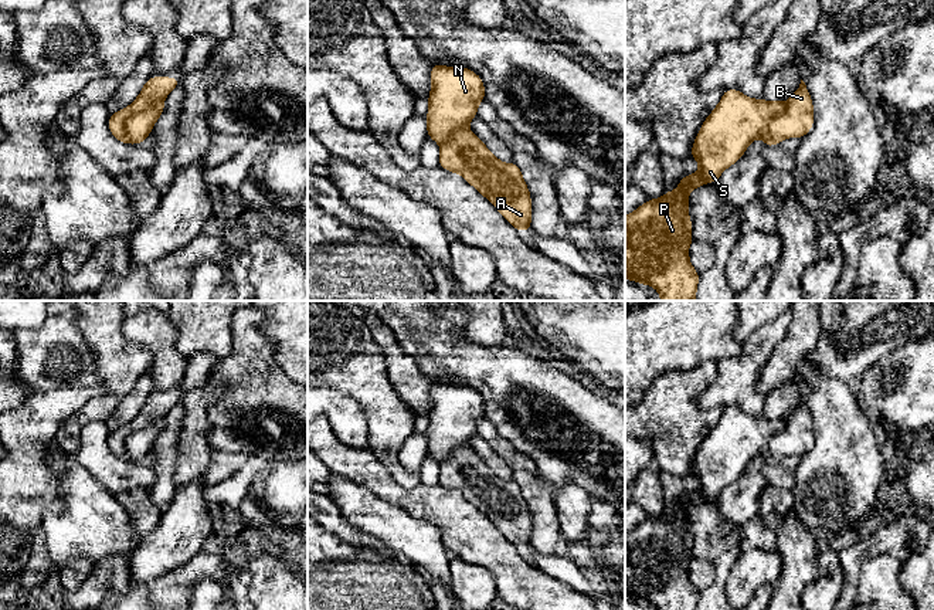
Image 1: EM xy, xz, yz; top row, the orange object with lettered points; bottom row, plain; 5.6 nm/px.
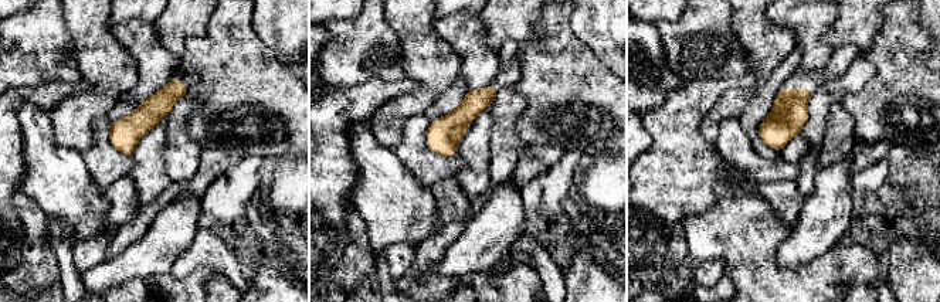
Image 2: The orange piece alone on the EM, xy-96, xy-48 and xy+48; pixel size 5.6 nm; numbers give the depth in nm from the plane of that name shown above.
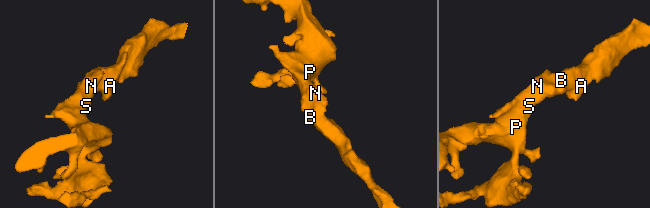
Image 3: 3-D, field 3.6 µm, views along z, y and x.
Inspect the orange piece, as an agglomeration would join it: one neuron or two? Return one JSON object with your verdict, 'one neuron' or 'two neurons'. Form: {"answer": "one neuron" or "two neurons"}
{"answer": "two neurons"}

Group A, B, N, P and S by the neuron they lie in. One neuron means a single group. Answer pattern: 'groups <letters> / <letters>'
groups A B / N P S

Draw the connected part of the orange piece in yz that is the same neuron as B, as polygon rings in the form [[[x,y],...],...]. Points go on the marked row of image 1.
[[[805,82],[789,96],[785,111],[772,118],[770,133],[777,143],[788,138],[802,139],[814,126],[814,104]]]

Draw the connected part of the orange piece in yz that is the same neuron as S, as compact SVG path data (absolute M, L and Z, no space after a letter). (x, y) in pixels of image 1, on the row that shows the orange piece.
M738 89L724 91L717 106L704 119L692 146L690 157L699 162L699 172L682 177L675 192L666 190L662 197L651 199L635 211L625 216L625 279L653 287L659 292L660 301L696 301L700 274L693 268L689 260L689 245L693 243L693 224L689 218L687 194L704 183L716 183L727 167L740 160L754 139L761 138L767 148L777 145L777 140L770 133L770 123L774 116L781 115L785 111L785 106L787 105L782 101L748 98Z

